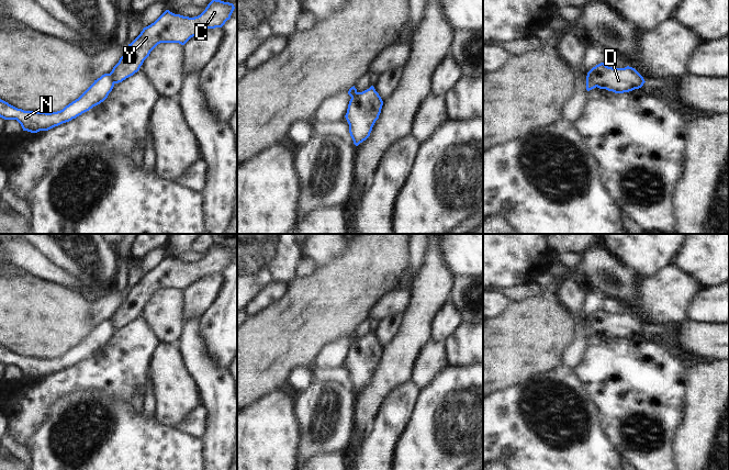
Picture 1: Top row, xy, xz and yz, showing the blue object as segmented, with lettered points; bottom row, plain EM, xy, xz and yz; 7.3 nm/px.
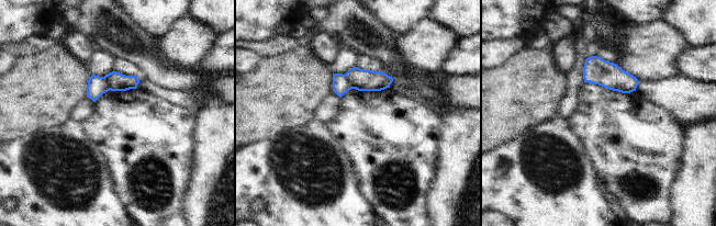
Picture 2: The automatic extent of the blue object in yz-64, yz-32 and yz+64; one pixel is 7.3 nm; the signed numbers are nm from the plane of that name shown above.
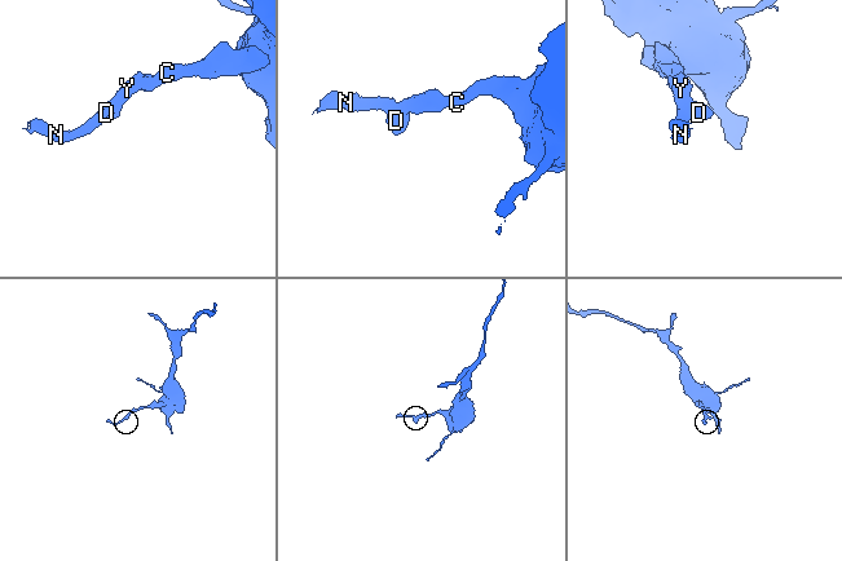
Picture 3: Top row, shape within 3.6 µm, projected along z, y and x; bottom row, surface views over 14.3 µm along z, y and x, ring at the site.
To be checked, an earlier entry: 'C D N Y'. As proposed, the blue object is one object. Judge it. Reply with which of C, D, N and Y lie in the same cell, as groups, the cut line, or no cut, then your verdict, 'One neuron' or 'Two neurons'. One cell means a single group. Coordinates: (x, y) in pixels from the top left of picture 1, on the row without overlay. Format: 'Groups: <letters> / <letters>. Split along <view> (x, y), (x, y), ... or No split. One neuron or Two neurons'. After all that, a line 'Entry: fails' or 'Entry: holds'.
Groups: C D Y / N. Split along yz (587, 320), (596, 332). Two neurons
Entry: fails

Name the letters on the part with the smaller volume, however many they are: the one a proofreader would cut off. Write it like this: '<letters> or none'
N

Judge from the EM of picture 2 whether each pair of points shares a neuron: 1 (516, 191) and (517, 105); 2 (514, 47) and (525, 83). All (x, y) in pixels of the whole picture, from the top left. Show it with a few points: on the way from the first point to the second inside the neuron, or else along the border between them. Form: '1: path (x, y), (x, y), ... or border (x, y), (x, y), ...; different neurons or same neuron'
1: border (540, 124), (529, 127), (522, 134), (494, 147); different neurons
2: border (541, 48), (522, 48), (495, 68); different neurons

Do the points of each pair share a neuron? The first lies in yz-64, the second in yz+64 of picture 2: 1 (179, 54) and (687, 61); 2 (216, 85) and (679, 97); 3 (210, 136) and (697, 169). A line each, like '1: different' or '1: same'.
1: different
2: same
3: same

